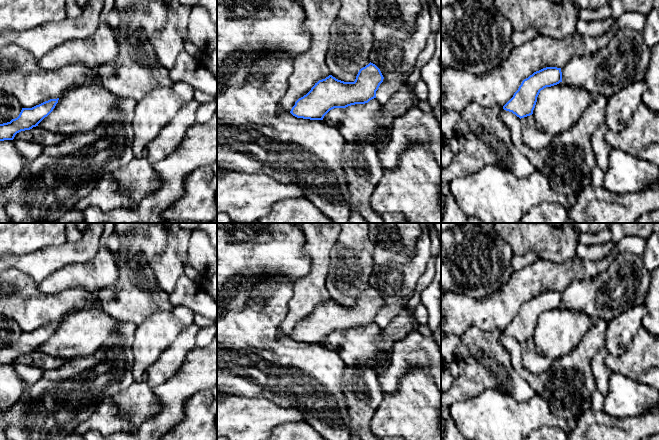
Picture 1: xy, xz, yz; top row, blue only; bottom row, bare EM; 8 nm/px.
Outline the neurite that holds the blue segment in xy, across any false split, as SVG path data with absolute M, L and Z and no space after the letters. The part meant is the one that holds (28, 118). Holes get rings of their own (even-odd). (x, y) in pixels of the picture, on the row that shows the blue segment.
M50 99L32 108L22 108L17 118L0 124L0 141L13 140L17 133L38 126L53 111L58 100Z

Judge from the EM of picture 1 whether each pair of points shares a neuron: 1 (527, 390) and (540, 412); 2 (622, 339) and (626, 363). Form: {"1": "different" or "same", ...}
{"1": "different", "2": "different"}

